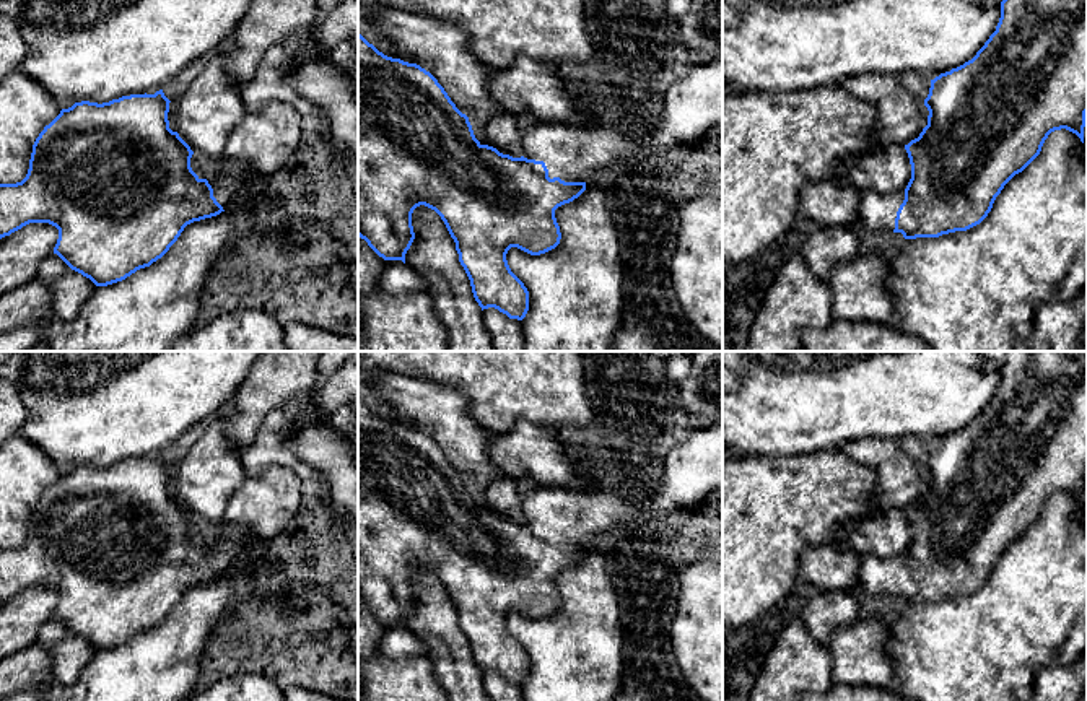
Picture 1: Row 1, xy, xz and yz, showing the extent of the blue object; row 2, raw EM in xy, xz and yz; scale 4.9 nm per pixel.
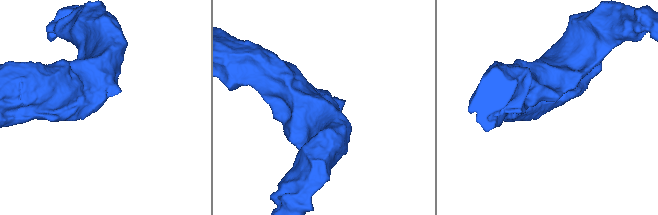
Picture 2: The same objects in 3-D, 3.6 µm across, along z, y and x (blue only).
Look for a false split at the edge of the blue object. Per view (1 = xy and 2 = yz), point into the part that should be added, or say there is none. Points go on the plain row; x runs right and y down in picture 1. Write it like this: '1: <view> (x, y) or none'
1: xy (227, 548)
2: yz (877, 576)

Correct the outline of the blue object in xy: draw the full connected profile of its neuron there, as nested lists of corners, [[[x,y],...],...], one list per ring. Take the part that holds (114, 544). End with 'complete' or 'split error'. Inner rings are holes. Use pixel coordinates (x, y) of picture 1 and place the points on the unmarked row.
[[[159,454],[103,468],[81,465],[62,473],[36,503],[26,542],[0,548],[0,603],[29,587],[49,587],[59,594],[54,618],[96,651],[107,651],[161,623],[187,589],[228,576],[252,535],[236,530],[200,543],[190,532],[194,516],[169,493],[169,467]]]; split error

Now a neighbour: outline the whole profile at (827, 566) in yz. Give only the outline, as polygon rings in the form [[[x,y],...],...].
[[[840,543],[810,545],[799,558],[799,579],[819,592],[853,589],[858,584],[861,556]]]

